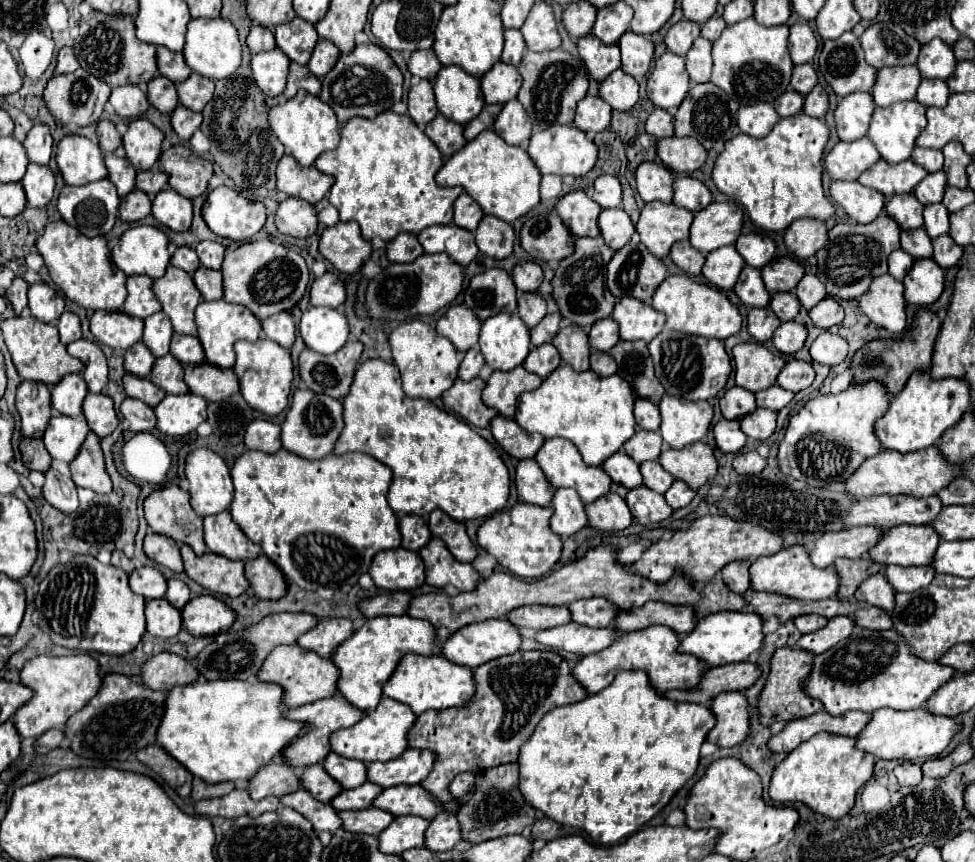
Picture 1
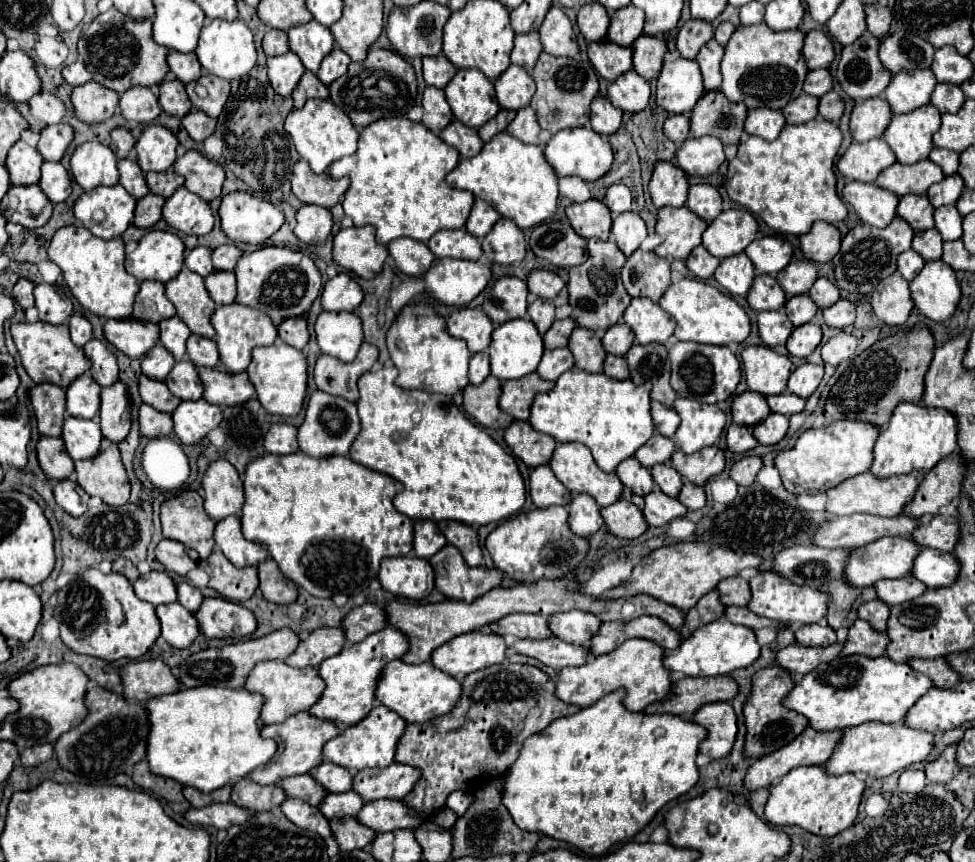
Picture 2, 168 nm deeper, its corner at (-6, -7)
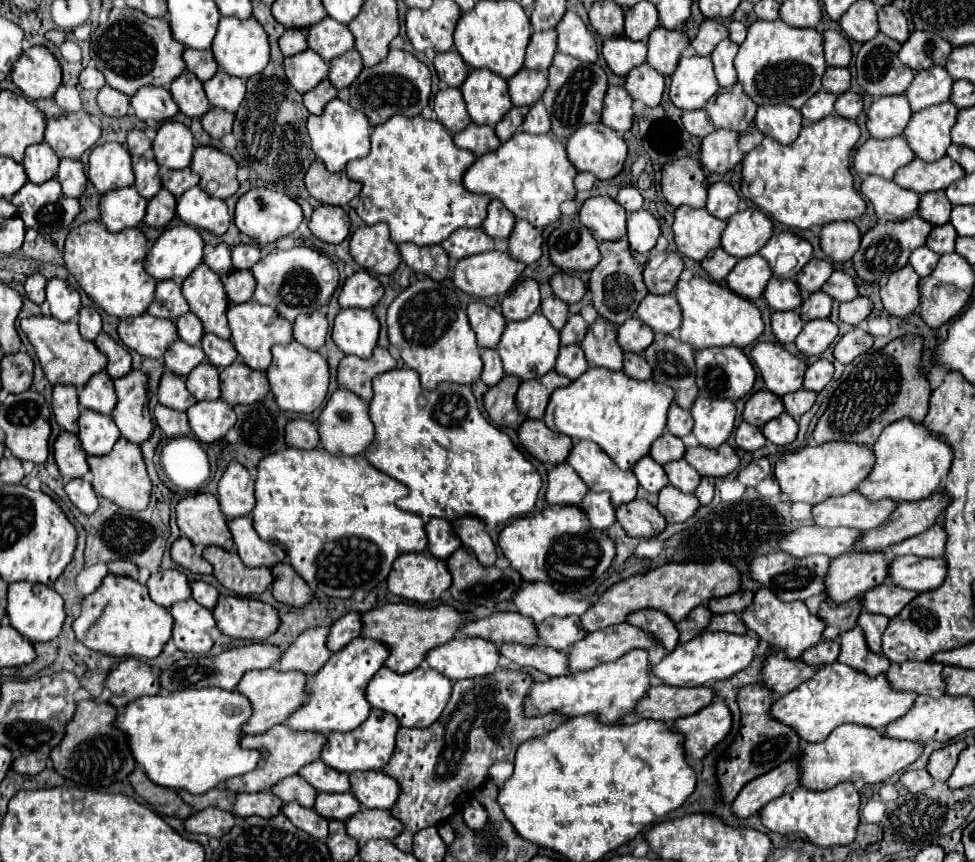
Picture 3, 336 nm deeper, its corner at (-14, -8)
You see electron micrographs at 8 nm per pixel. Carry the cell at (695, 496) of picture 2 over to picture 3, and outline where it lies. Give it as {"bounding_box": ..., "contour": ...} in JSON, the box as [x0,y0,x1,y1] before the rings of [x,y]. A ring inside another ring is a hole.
{"bounding_box":[695,477,715,505],"contour":[[[703,477],[697,491],[695,491],[695,497],[699,497],[701,505],[709,505],[711,499],[713,499],[713,489],[715,489],[715,479],[713,477]]]}

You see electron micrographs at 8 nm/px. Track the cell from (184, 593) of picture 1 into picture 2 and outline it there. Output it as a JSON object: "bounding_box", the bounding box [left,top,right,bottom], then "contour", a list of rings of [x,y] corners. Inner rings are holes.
{"bounding_box":[177,582,203,612],"contour":[[[181,582],[177,586],[177,596],[179,596],[179,604],[183,604],[189,612],[197,612],[203,602],[203,594],[199,592],[199,588],[195,588],[187,582]]]}

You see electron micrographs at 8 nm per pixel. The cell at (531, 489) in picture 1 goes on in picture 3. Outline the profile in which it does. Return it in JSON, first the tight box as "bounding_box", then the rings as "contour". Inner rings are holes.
{"bounding_box":[547,463,587,505],"contour":[[[569,463],[555,465],[549,471],[549,485],[547,485],[547,501],[551,505],[579,505],[587,493],[587,485],[569,467]]]}

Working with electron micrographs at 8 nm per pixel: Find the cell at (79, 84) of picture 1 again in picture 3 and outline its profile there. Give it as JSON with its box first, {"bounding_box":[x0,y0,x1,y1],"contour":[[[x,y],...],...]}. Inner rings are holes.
{"bounding_box":[97,85,129,117],"contour":[[[105,85],[99,91],[97,103],[99,103],[101,111],[109,117],[123,117],[123,115],[127,115],[127,109],[129,109],[129,97],[109,85]]]}

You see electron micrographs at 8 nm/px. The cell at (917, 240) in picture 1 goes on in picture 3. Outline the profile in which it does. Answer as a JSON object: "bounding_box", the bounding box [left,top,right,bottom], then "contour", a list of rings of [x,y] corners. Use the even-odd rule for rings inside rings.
{"bounding_box":[927,223,957,255],"contour":[[[951,223],[941,225],[941,227],[933,227],[929,239],[927,239],[927,247],[933,249],[935,253],[943,255],[943,253],[953,253],[955,251],[955,241],[957,241],[957,231]]]}

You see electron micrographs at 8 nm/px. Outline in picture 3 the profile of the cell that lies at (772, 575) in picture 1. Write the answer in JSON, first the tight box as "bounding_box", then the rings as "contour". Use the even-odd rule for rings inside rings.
{"bounding_box":[739,587,823,659],"contour":[[[765,587],[755,593],[753,603],[745,611],[741,611],[739,617],[743,619],[743,623],[749,631],[757,633],[757,637],[761,641],[769,643],[773,649],[783,651],[787,655],[787,659],[799,659],[801,653],[807,647],[817,645],[823,635],[823,619],[819,619],[817,615],[811,615],[803,601],[785,603],[785,601],[777,599],[775,595],[771,595],[771,591],[767,591]]]}

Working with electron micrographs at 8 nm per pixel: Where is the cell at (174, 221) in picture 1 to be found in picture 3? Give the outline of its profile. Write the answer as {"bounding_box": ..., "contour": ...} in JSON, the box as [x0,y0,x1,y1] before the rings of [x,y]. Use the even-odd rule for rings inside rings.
{"bounding_box":[177,187,229,235],"contour":[[[191,187],[179,197],[177,215],[183,223],[223,235],[229,227],[229,211],[223,199],[213,199],[201,187]]]}

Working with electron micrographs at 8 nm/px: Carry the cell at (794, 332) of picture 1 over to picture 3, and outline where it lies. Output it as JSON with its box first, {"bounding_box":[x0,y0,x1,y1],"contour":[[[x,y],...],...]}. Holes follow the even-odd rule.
{"bounding_box":[795,319,839,357],"contour":[[[813,319],[805,323],[795,343],[803,355],[819,357],[835,341],[837,333],[839,333],[839,327],[831,319]]]}

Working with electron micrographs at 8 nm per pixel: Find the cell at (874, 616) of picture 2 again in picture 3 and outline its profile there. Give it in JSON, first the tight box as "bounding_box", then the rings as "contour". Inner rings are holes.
{"bounding_box":[857,611,889,655],"contour":[[[865,611],[861,613],[861,619],[857,621],[867,641],[867,647],[877,655],[881,653],[881,635],[887,629],[887,623],[889,619],[883,619],[883,615],[867,615]]]}

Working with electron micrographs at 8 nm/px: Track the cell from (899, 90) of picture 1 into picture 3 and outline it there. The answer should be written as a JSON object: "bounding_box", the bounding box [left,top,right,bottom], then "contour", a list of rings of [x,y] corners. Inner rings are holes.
{"bounding_box":[905,65,953,111],"contour":[[[935,65],[915,75],[911,87],[905,91],[905,97],[909,99],[913,111],[921,111],[925,107],[945,103],[951,97],[951,85],[953,79],[949,77],[947,69]]]}

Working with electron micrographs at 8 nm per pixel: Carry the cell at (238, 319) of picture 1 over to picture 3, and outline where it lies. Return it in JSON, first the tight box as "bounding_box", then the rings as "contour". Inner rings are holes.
{"bounding_box":[227,299,293,371],"contour":[[[253,299],[243,305],[231,305],[227,311],[227,319],[233,333],[233,345],[237,353],[243,357],[243,363],[251,369],[267,371],[267,367],[271,365],[271,347],[277,343],[287,345],[293,339],[293,325],[287,319],[283,319],[273,307],[259,305]]]}

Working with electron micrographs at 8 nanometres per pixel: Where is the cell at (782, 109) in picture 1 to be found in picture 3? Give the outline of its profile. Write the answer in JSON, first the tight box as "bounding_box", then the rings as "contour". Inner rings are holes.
{"bounding_box":[801,89,837,121],"contour":[[[821,89],[817,95],[813,95],[803,107],[801,107],[801,113],[805,117],[805,121],[819,121],[827,115],[833,113],[833,105],[837,101],[837,95]]]}

